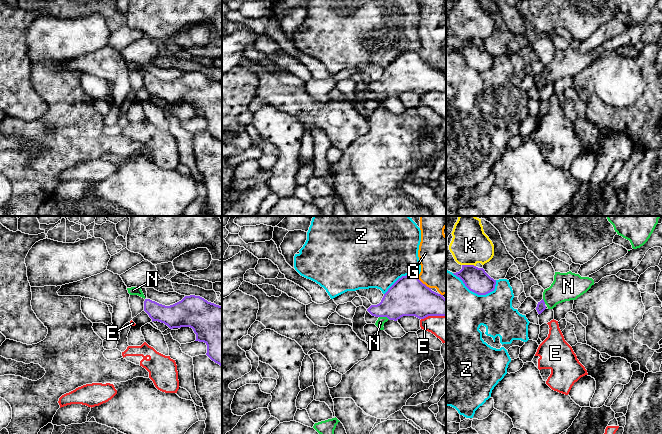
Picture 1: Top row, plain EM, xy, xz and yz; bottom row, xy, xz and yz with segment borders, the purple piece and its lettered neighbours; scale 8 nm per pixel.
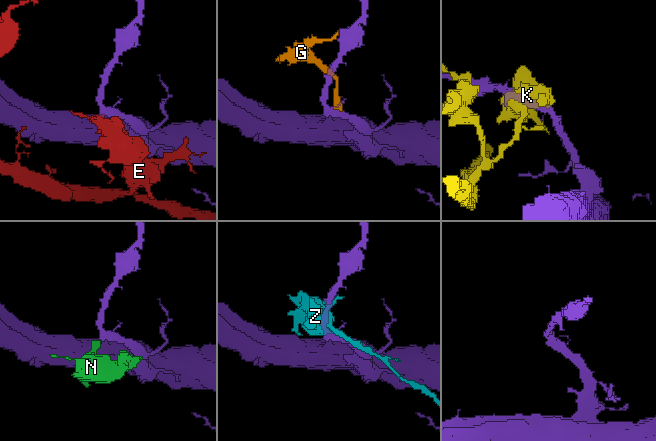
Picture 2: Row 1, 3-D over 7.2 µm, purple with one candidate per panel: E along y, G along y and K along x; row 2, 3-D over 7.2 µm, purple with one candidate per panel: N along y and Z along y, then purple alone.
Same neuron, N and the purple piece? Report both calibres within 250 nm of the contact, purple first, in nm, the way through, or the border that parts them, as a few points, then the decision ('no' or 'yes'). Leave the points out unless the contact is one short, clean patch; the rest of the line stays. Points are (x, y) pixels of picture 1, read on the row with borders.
320/70 nm | across xz (408, 296), (401, 299), (384, 316), (380, 322) | yes

